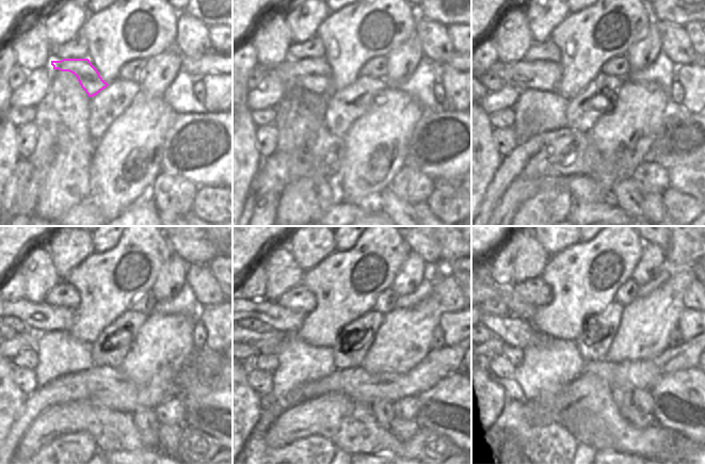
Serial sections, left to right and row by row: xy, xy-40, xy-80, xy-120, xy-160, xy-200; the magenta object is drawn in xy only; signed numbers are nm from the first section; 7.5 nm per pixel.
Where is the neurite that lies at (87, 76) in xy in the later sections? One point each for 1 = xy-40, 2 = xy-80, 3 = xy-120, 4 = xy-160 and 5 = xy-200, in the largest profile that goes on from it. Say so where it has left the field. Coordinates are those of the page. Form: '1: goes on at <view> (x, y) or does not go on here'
1: goes on at xy-40 (315, 75)
2: goes on at xy-80 (540, 75)
3: goes on at xy-120 (41, 316)
4: goes on at xy-160 (282, 319)
5: goes on at xy-200 (497, 306)

